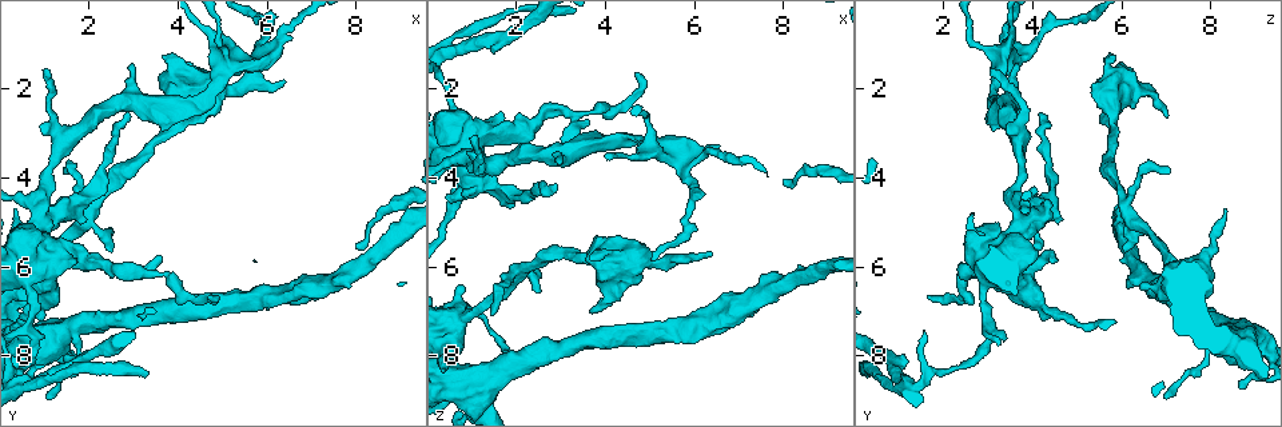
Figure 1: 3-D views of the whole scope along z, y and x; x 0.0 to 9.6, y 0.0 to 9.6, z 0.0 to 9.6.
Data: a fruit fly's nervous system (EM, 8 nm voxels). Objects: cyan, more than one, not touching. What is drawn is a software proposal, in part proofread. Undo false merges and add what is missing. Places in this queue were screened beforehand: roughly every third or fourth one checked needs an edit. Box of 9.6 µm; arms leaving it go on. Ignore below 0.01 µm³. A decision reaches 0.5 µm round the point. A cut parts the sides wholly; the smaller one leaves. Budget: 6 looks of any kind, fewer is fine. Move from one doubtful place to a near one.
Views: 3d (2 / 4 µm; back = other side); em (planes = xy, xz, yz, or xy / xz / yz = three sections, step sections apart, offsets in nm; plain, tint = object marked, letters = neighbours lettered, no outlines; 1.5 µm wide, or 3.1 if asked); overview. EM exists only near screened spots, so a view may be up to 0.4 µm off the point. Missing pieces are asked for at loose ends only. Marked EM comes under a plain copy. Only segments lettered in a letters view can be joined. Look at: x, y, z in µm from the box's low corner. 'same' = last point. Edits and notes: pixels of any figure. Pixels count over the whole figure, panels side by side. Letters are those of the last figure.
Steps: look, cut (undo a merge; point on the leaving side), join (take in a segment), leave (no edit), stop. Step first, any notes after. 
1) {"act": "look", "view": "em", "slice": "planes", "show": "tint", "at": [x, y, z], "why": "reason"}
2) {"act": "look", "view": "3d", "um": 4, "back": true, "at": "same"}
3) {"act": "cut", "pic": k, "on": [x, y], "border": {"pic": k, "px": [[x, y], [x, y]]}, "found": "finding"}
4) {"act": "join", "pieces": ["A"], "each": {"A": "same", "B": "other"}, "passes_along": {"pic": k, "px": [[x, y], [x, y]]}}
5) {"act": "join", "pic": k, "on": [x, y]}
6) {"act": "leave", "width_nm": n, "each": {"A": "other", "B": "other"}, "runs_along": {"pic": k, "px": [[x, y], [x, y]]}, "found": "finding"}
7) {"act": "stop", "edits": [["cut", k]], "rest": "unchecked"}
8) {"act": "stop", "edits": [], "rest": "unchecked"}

{"act": "look", "view": "3d", "um": 4, "at": [0.85, 5.10, 3.65], "why": "four arms meet"}

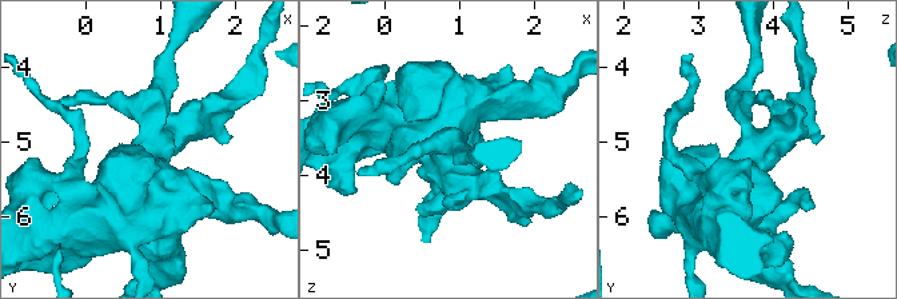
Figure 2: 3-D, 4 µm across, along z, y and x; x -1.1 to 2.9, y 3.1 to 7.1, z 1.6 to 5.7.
{"act": "look", "view": "em", "slice": "planes", "show": "letters", "at": [0.85, 5.05, 3.70], "arms": 4, "why": "need the tissue"}

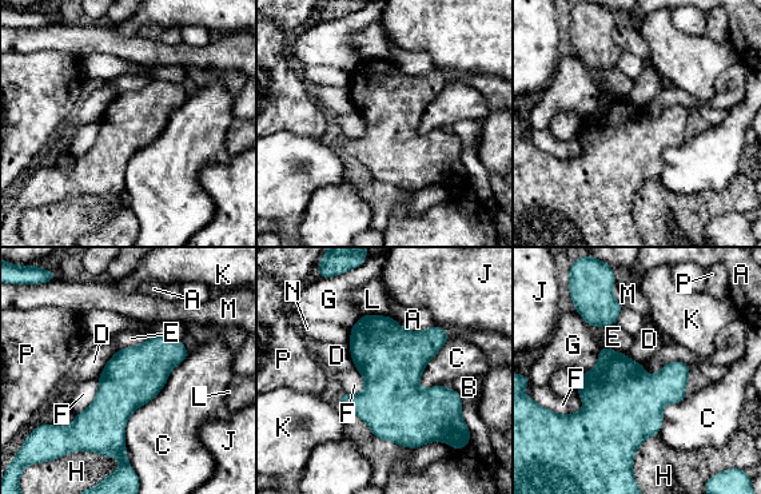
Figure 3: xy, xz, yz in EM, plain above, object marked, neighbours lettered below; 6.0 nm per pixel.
{"act": "leave", "each": {"A": "other", "B": "other", "C": "other", "D": "other", "E": "other", "F": "other", "G": "other", "H": "other", "J": "other", "K": "other", "L": "other", "M": "other", "N": "other", "P": "other"}, "border": {"pic": 3, "px": [[390, 317], [407, 330], [435, 326]]}, "found": "one neuron here"}

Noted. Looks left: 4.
{"act": "look", "view": "em", "slice": "planes", "show": "letters", "at": [4.75, 6.70, 1.70], "why": "thin end"}

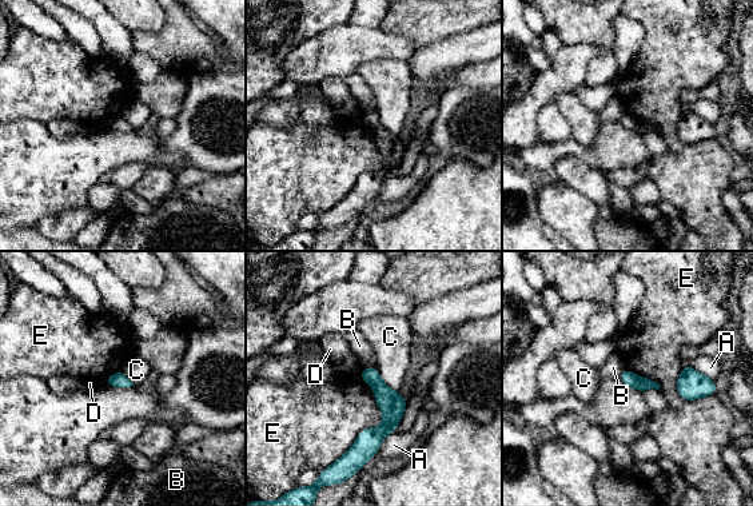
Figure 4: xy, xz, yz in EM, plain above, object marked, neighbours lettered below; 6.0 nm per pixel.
{"act": "leave", "longest_contact_nm": ["E", 550], "each": {"A": "other", "B": "other", "C": "other", "D": "other", "E": "other"}, "border": {"pic": 4, "px": [[361, 377], [382, 422], [333, 462]]}, "found": "no lettered segment goes on from it"}

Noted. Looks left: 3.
{"act": "look", "view": "em", "slice": "xz", "step": 4, "show": "letters", "at": [3.60, 5.80, 2.70]}

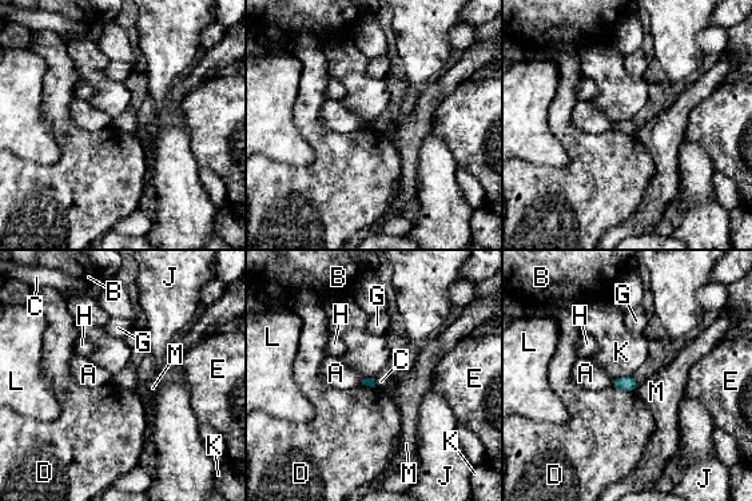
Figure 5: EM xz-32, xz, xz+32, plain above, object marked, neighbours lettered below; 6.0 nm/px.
{"act": "leave", "longest_contact_nm": ["D", 150], "each": {"A": "other", "B": "other", "C": "other", "D": "other", "E": "other", "G": "other", "H": "other", "J": "other", "K": "other", "L": "other", "M": "other"}, "border": {"pic": 5, "px": [[631, 376], [613, 380]]}, "found": "none of them fits"}

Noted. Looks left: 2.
{"act": "stop", "edits": [], "rest": "unchecked"}

